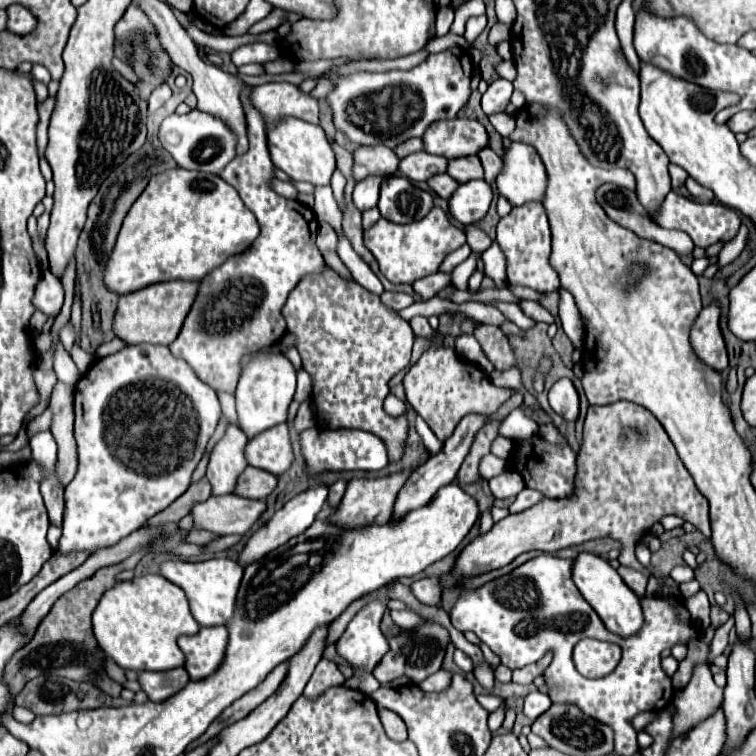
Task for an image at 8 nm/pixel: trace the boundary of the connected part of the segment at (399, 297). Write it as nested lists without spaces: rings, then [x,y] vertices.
[[[385,291],[385,293],[381,295],[381,301],[383,301],[387,307],[395,309],[395,311],[401,311],[401,309],[405,309],[405,307],[409,307],[409,305],[415,303],[415,299],[413,299],[411,295],[407,295],[407,293],[393,293],[393,291]]]

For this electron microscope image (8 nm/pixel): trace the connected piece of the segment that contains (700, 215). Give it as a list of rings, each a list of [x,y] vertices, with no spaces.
[[[671,191],[665,201],[663,201],[663,209],[659,211],[659,215],[655,217],[657,223],[665,229],[677,229],[677,231],[683,231],[691,237],[691,241],[697,245],[697,247],[703,247],[707,249],[709,245],[715,245],[719,241],[731,241],[737,231],[739,231],[739,225],[741,225],[741,219],[737,215],[737,211],[721,205],[721,203],[707,203],[707,205],[701,205],[701,203],[695,203],[675,191]]]

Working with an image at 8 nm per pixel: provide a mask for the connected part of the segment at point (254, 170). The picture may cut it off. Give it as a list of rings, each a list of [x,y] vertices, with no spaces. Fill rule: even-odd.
[[[245,85],[241,91],[249,151],[245,155],[237,155],[225,169],[221,169],[219,177],[237,189],[245,207],[257,217],[261,231],[247,251],[229,257],[223,265],[201,279],[195,305],[187,315],[179,337],[169,345],[171,353],[185,359],[203,383],[215,391],[227,393],[235,393],[241,359],[249,353],[279,343],[279,339],[285,335],[287,329],[281,307],[285,305],[293,287],[305,275],[319,273],[325,265],[315,243],[315,213],[299,201],[285,199],[269,189],[275,165],[271,163],[267,151],[263,115],[251,105],[251,89],[251,85]],[[297,211],[303,211],[303,215]]]

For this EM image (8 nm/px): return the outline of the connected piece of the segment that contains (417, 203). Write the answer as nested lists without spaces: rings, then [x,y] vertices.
[[[385,177],[381,183],[381,197],[377,203],[381,217],[393,223],[413,223],[423,219],[431,207],[433,197],[429,191],[415,187],[407,177]]]

